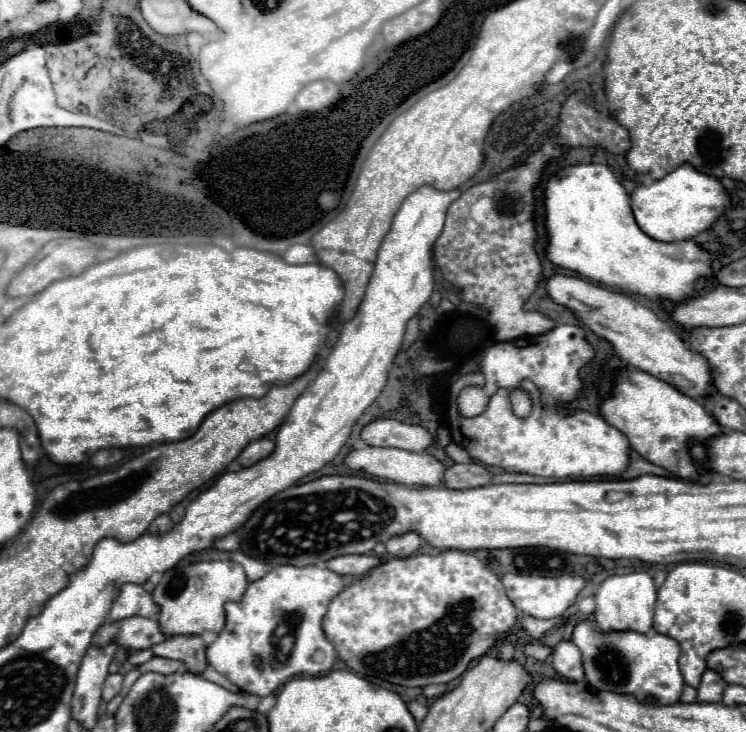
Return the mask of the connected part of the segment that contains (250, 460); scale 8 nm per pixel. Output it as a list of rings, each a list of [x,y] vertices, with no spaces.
[[[259,438],[259,440],[253,440],[241,454],[239,454],[239,462],[241,466],[251,466],[263,458],[267,458],[271,452],[273,452],[275,444],[269,440],[269,438]]]

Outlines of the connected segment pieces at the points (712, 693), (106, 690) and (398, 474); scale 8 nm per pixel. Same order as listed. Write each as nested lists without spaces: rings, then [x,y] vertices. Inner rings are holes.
[[[705,670],[701,678],[701,686],[697,688],[697,700],[699,702],[721,702],[723,690],[727,682],[713,670]]]
[[[109,674],[105,684],[103,684],[103,700],[109,702],[111,698],[115,698],[121,692],[121,684],[123,684],[123,676],[121,674]]]
[[[365,446],[363,450],[353,450],[345,456],[343,464],[349,470],[361,470],[371,474],[373,478],[379,480],[393,480],[395,484],[405,484],[405,486],[439,486],[443,480],[443,464],[429,456],[429,454],[415,454],[415,452],[407,452],[407,450],[399,450],[399,448],[375,448],[375,446]]]

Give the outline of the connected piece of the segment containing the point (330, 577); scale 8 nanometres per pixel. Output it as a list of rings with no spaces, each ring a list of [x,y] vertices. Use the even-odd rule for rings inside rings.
[[[277,566],[277,568],[273,568],[261,580],[251,582],[241,600],[225,604],[227,622],[225,622],[223,632],[217,636],[217,640],[207,648],[209,664],[217,672],[227,676],[233,684],[237,684],[241,690],[255,694],[259,698],[273,694],[291,676],[327,674],[335,660],[335,648],[325,638],[321,620],[327,612],[329,602],[349,584],[353,584],[353,576],[339,576],[339,574],[335,574],[327,568],[319,568],[319,566],[307,566],[307,568]]]

